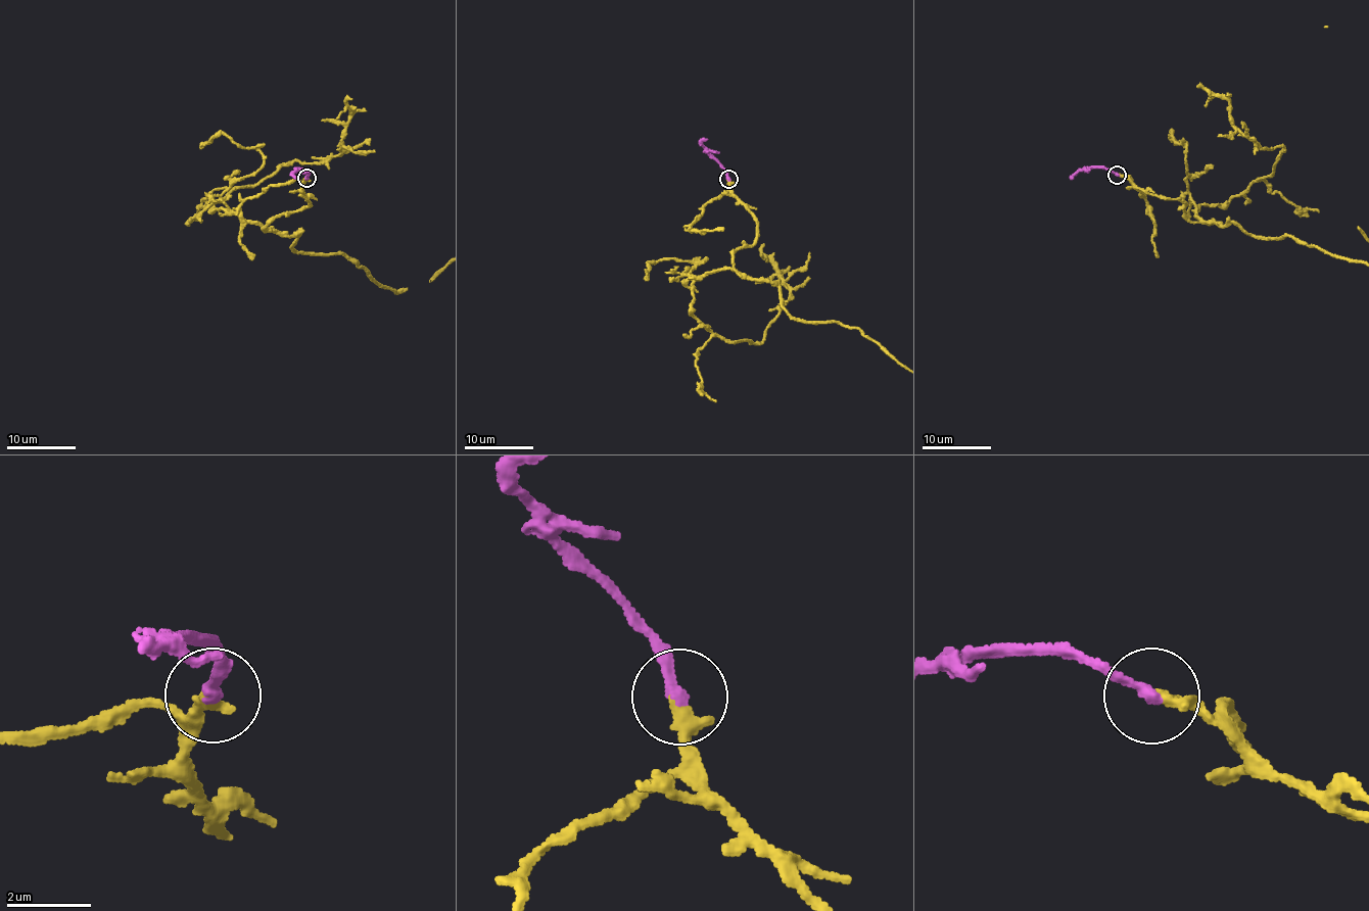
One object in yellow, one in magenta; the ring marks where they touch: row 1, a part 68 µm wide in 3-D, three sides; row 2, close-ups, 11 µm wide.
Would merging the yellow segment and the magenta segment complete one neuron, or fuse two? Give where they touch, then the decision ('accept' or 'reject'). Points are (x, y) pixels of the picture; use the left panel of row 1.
(307, 178) | accept

